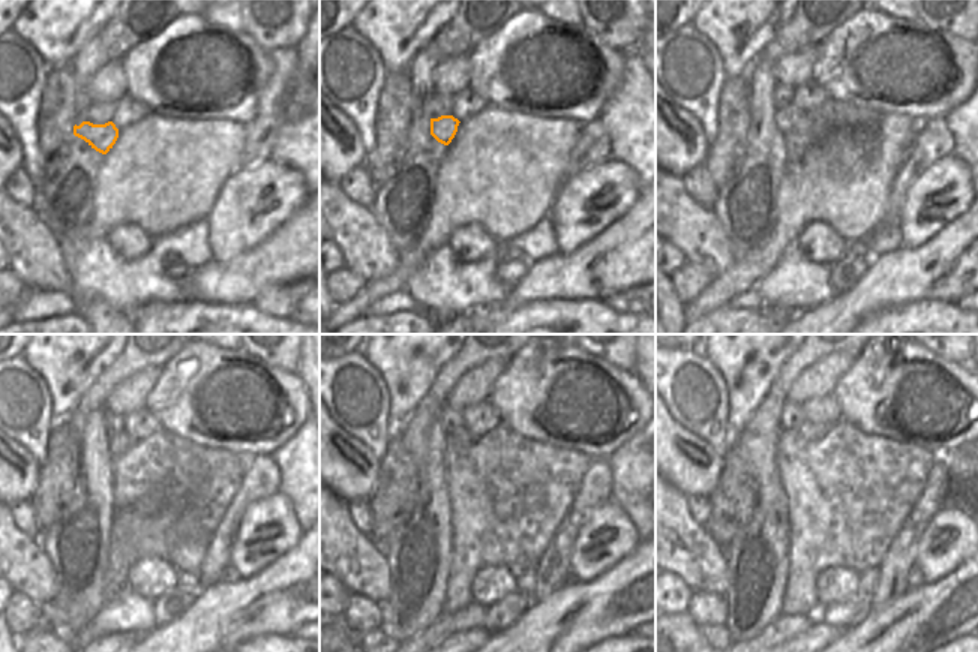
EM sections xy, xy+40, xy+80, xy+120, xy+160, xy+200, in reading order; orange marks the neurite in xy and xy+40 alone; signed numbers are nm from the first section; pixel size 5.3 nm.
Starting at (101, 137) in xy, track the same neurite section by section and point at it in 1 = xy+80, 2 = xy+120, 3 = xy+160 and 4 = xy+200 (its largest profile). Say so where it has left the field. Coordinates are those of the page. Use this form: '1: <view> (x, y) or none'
1: xy+80 (788, 116)
2: xy+120 (122, 442)
3: xy+160 (459, 441)
4: xy+200 (810, 430)

